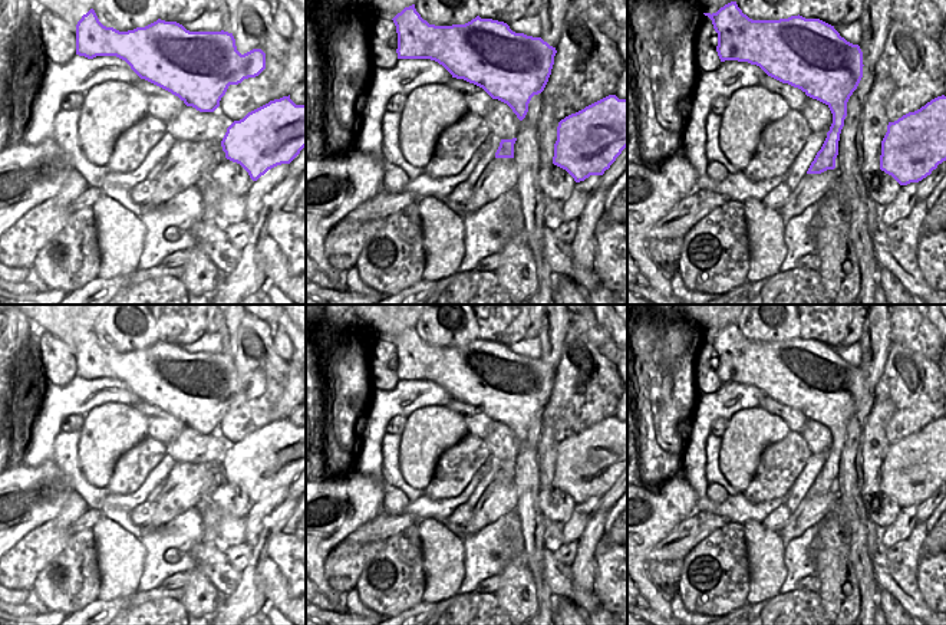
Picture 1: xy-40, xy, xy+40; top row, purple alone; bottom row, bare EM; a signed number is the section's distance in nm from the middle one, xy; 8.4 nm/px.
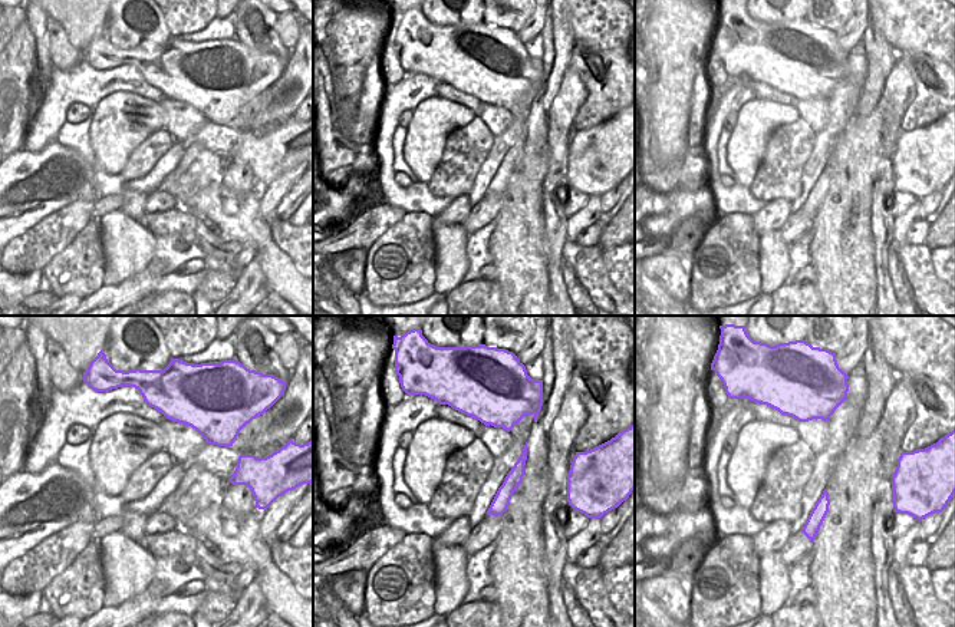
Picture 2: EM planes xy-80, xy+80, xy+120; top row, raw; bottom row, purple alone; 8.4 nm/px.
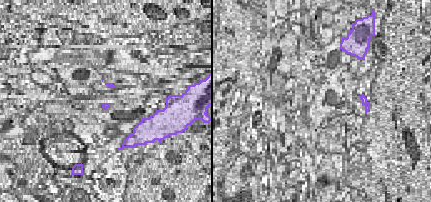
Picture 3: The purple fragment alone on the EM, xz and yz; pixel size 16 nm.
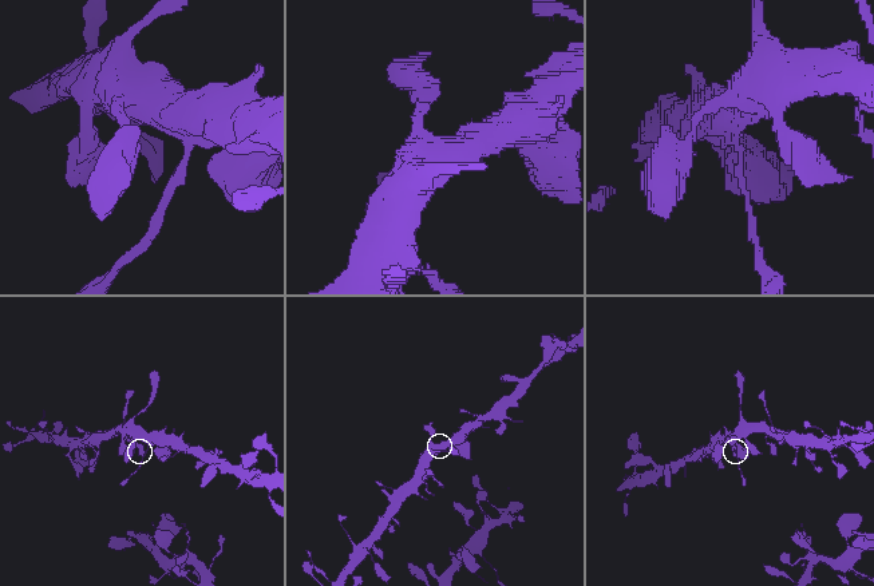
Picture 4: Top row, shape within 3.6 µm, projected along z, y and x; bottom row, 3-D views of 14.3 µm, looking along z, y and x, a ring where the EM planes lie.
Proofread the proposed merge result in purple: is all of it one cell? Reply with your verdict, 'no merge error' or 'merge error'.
merge error

